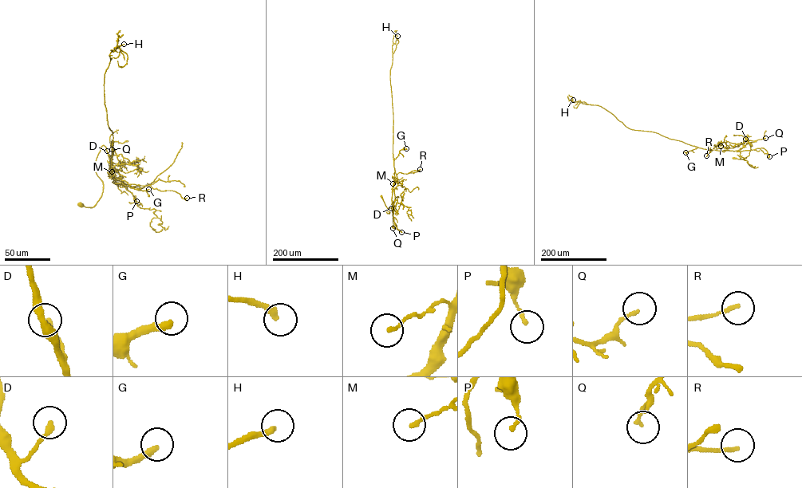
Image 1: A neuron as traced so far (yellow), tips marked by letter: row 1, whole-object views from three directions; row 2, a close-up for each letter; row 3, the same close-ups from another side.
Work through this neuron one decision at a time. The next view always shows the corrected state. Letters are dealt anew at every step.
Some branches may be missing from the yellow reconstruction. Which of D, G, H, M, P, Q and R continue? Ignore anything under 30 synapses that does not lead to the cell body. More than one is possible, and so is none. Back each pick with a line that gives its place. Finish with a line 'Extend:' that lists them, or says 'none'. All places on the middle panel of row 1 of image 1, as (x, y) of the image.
G: place (406, 148)
H: place (397, 36)
Extend: G, H

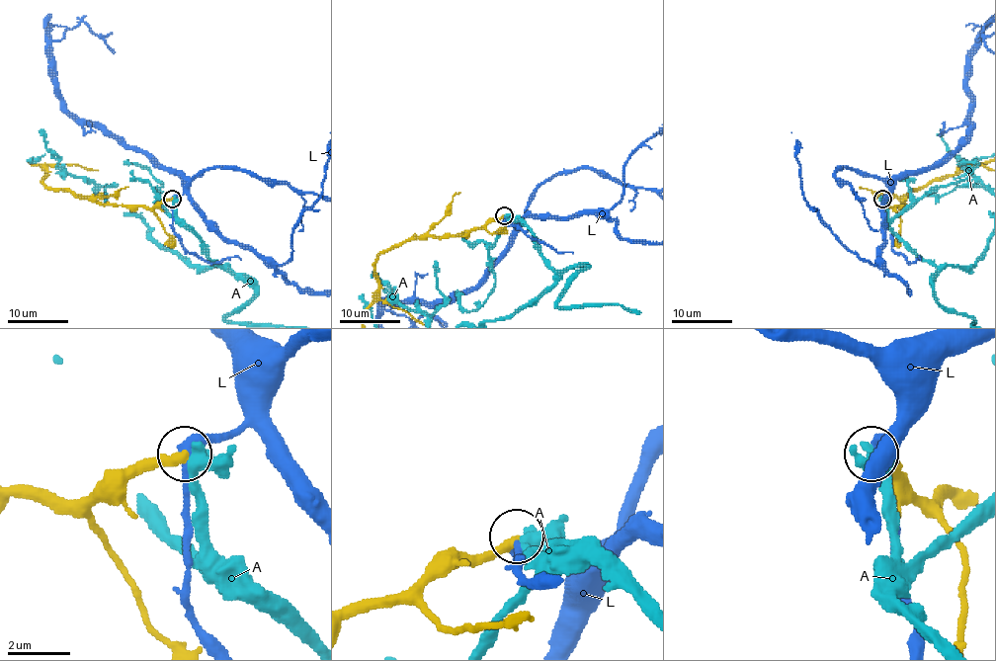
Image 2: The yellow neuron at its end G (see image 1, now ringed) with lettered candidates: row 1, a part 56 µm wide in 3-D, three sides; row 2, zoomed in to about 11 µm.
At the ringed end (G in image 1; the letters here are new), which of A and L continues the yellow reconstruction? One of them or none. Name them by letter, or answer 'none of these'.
none of these

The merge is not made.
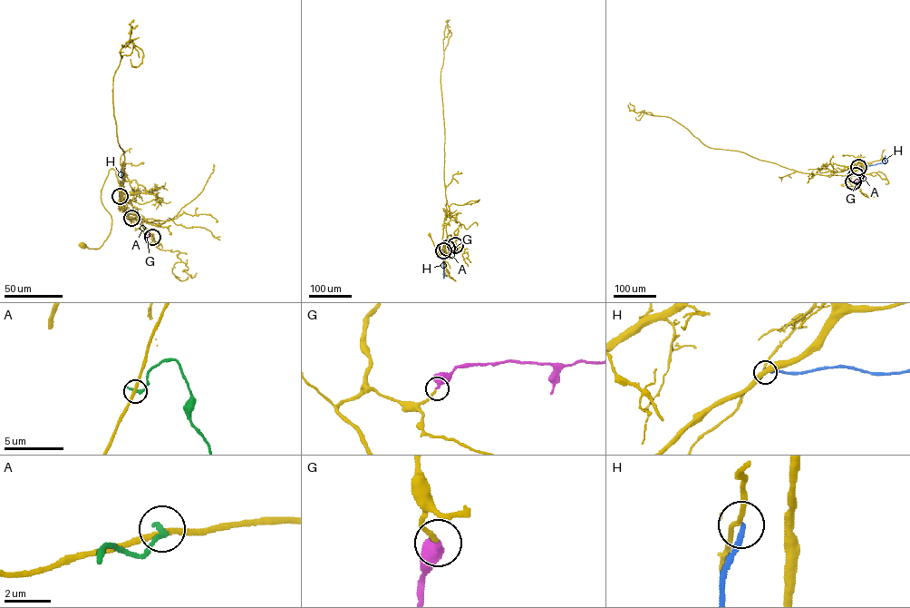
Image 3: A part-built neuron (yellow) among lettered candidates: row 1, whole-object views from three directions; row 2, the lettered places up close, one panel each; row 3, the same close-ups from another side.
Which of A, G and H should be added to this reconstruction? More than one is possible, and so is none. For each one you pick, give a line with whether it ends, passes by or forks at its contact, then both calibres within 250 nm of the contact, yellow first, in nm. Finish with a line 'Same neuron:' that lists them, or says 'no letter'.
G: it ends; calibres 190 and 460 nm
Same neuron: G

